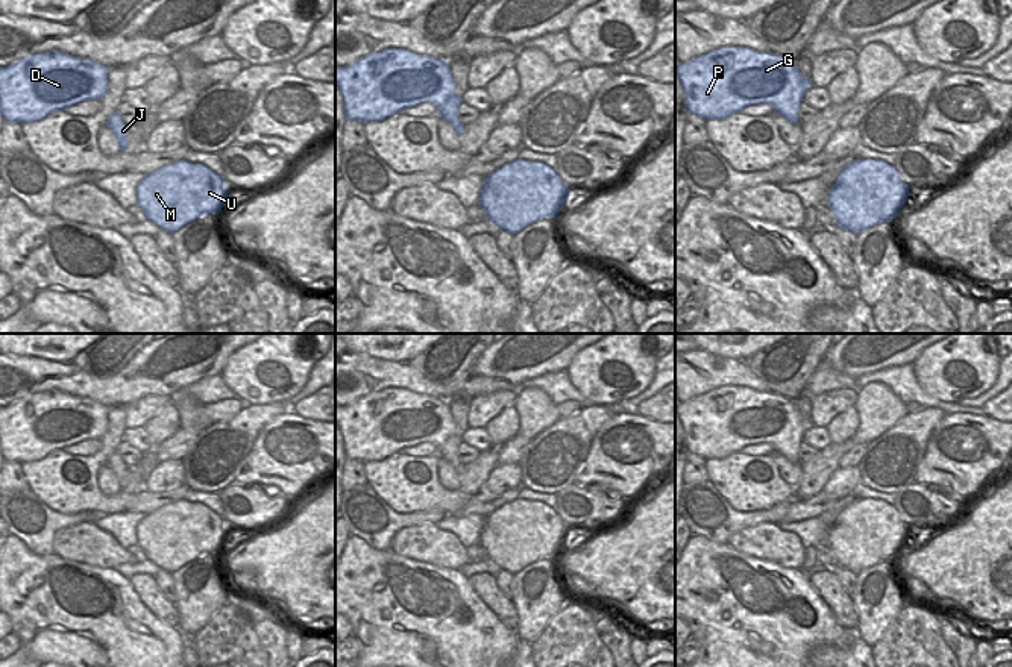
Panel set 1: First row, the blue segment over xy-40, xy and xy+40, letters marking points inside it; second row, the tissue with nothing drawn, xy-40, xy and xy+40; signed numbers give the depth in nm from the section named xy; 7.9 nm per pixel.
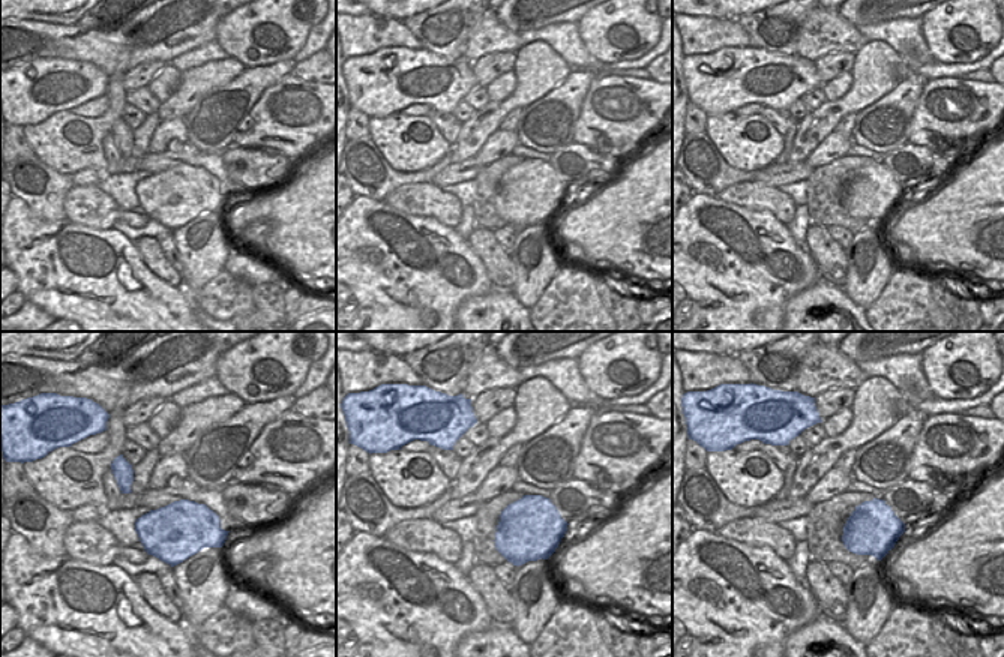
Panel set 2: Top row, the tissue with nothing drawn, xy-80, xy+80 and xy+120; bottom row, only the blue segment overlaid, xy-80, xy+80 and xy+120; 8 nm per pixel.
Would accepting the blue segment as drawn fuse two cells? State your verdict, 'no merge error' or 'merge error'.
no merge error

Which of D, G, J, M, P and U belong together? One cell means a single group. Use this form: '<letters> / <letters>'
D G J M P U

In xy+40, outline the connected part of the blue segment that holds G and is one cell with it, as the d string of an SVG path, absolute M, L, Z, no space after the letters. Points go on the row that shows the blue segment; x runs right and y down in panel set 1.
M722 47L678 62L677 76L687 112L706 121L766 103L787 121L800 123L800 103L812 86L794 61L743 47Z

